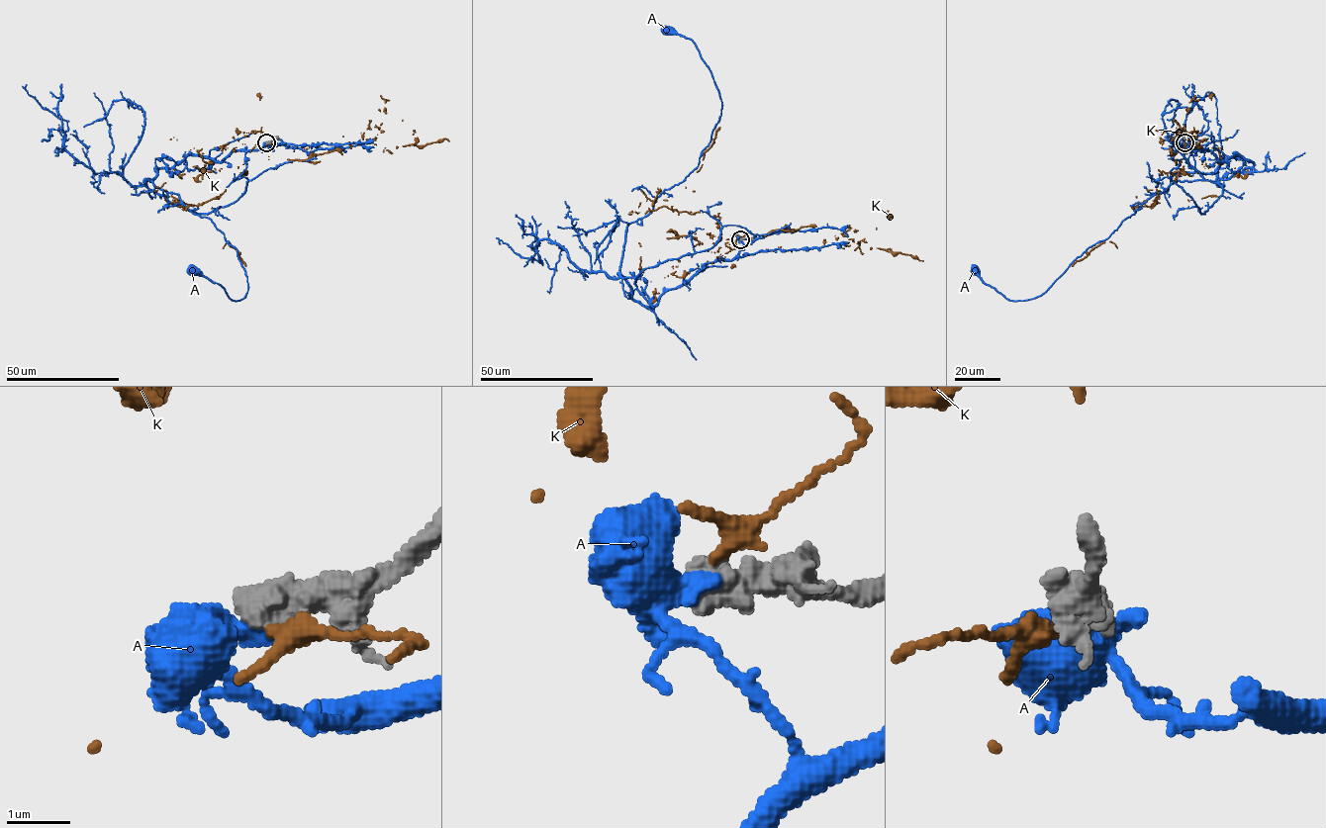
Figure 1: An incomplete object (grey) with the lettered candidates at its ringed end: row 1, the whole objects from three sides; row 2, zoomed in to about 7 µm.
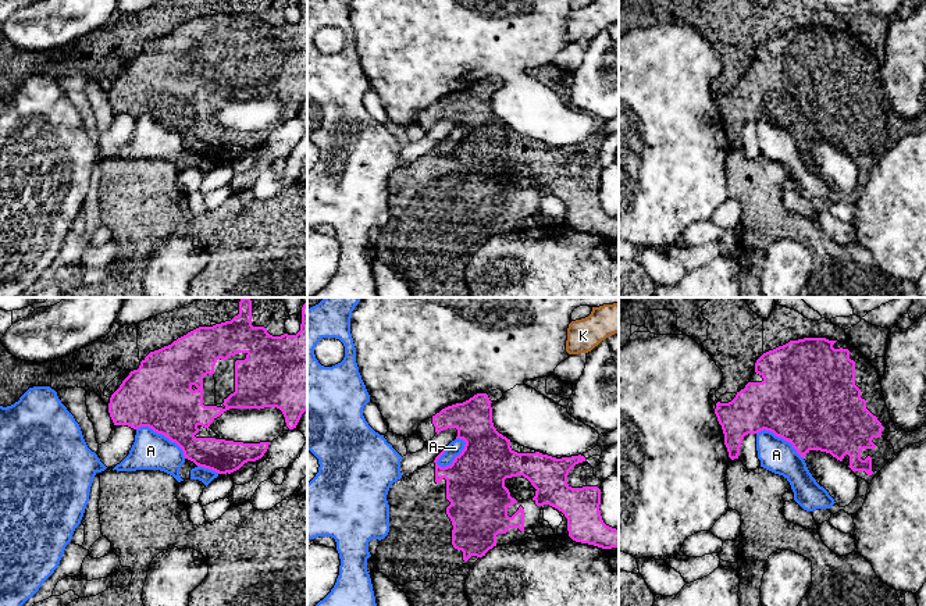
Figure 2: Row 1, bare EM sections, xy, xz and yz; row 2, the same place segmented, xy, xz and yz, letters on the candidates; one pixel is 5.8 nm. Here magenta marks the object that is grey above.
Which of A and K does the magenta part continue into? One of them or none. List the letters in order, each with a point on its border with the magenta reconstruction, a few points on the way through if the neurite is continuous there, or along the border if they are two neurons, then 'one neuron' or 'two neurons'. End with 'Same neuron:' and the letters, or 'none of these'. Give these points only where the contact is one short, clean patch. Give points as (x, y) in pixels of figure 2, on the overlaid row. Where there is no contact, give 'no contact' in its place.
A: meets magenta in xz at (455, 457); two neurons
K: no contact; two neurons
Same neuron: none of these

